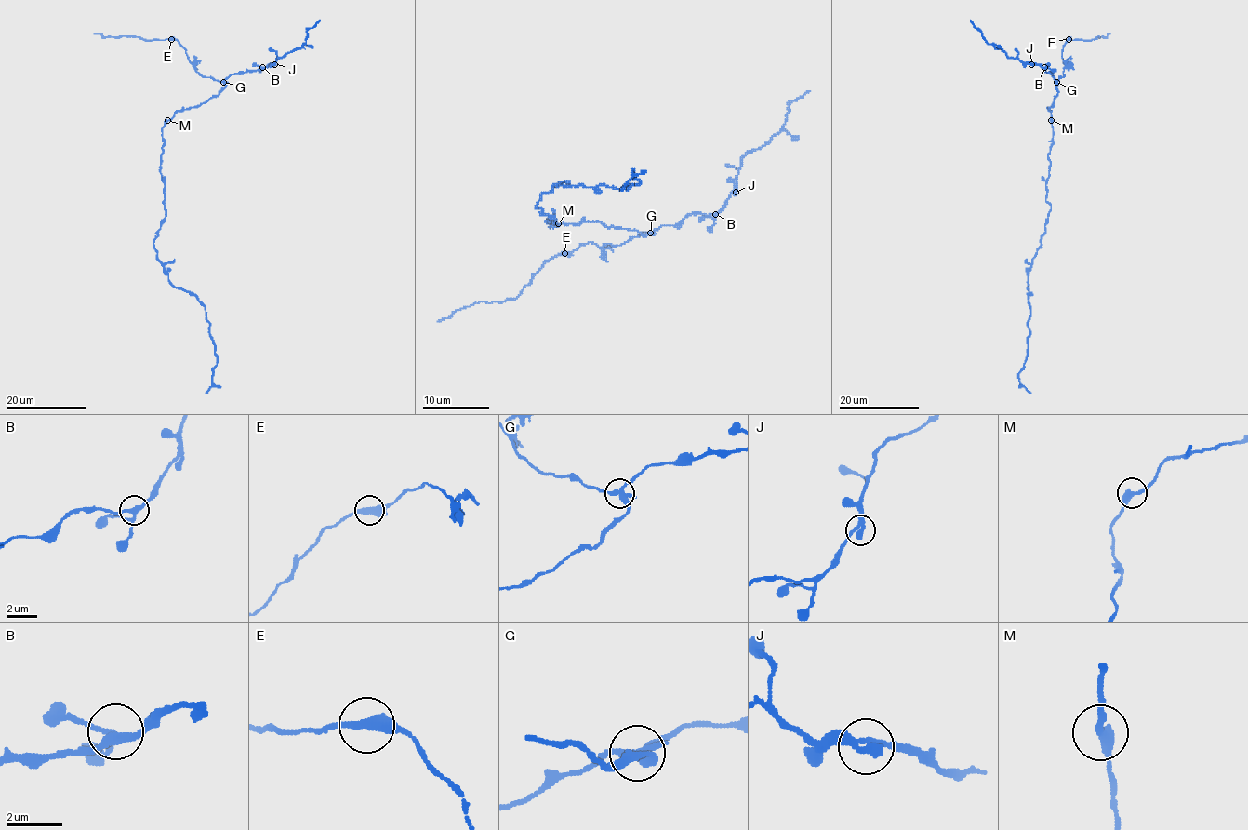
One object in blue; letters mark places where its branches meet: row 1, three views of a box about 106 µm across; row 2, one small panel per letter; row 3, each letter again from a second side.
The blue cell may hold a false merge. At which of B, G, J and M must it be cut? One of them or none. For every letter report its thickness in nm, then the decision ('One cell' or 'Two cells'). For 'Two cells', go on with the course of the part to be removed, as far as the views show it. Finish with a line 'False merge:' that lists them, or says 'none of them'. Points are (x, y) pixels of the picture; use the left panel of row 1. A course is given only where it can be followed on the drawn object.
B: Thickness 260 nm. One cell
G: Thickness 300 nm. Two cells. Course of the part to remove: (223, 82), (202, 76), (177, 40), (103, 37), (94, 33)
J: Thickness 340 nm. One cell
M: Thickness 340 nm. One cell
False merge: G

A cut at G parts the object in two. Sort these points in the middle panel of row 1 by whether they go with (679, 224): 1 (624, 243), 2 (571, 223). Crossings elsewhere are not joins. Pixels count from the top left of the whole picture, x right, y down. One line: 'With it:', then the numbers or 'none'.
With it: 2

